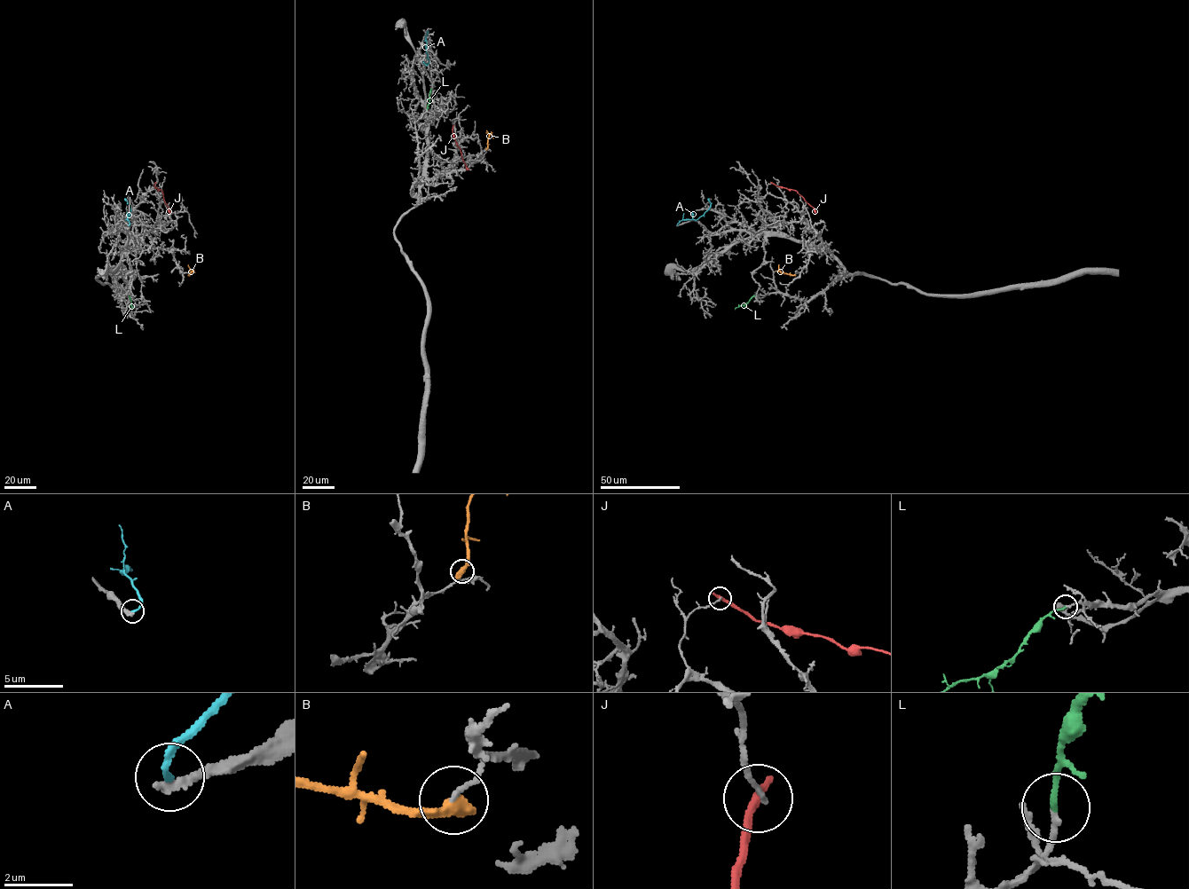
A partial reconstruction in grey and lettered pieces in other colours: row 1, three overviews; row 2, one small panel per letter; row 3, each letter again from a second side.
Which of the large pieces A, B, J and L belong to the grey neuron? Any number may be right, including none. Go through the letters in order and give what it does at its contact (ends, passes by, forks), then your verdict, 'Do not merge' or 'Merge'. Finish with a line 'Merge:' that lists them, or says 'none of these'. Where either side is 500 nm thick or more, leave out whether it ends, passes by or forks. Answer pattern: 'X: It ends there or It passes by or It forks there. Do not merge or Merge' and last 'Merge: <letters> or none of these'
A: It ends there. Do not merge
B: It ends there. Do not merge
J: It ends there. Do not merge
L: It ends there. Merge
Merge: L

